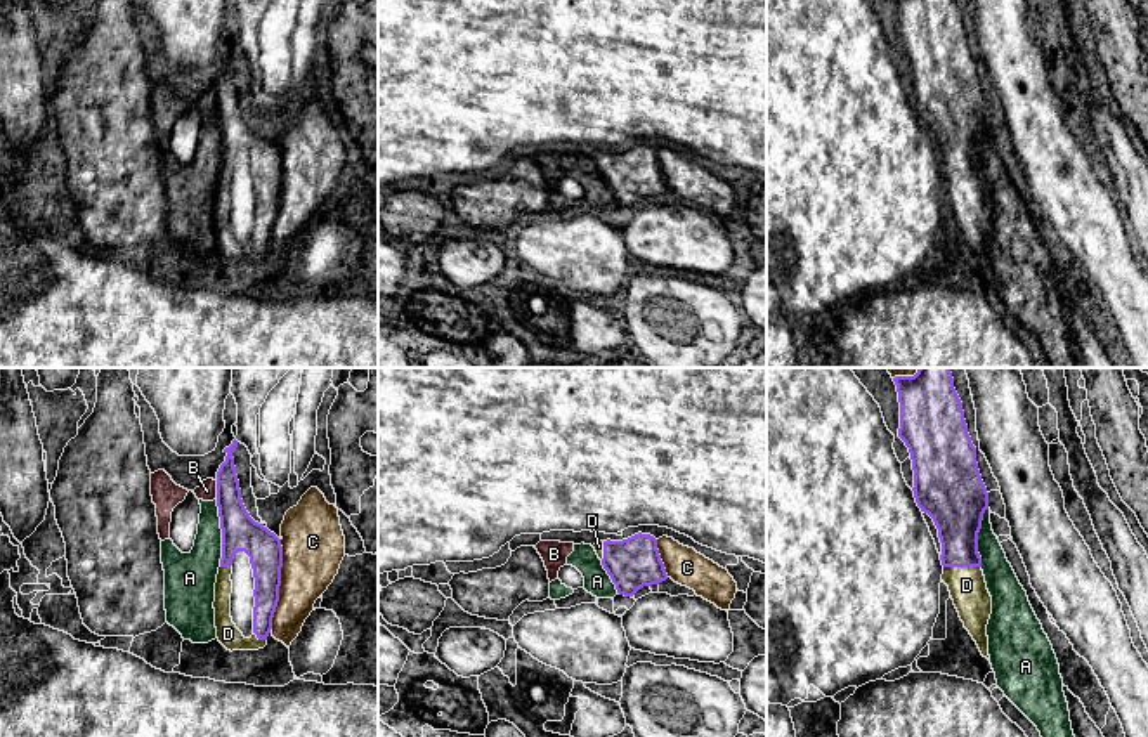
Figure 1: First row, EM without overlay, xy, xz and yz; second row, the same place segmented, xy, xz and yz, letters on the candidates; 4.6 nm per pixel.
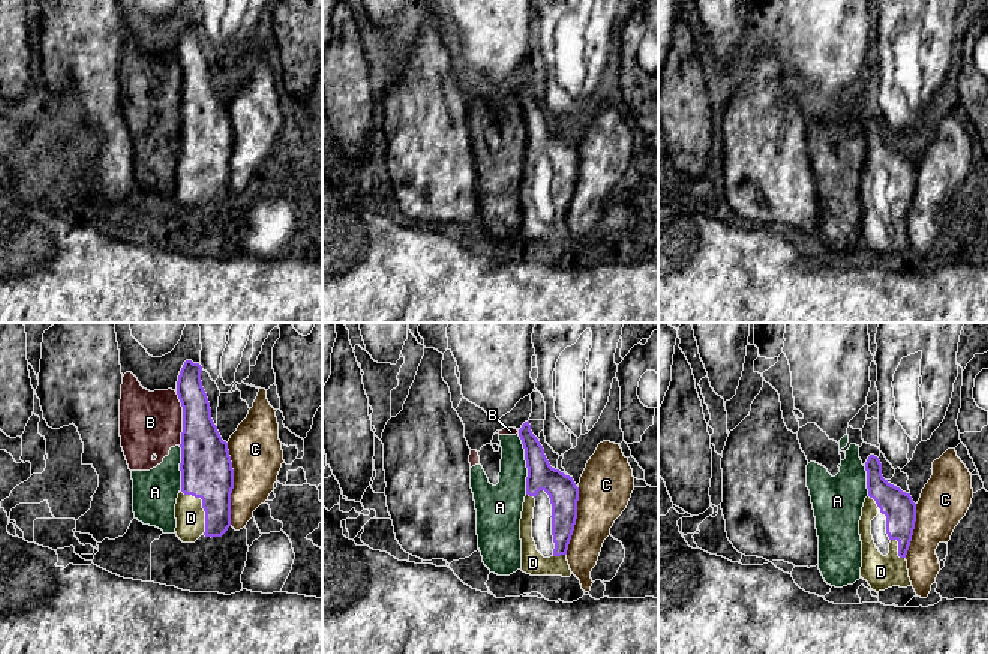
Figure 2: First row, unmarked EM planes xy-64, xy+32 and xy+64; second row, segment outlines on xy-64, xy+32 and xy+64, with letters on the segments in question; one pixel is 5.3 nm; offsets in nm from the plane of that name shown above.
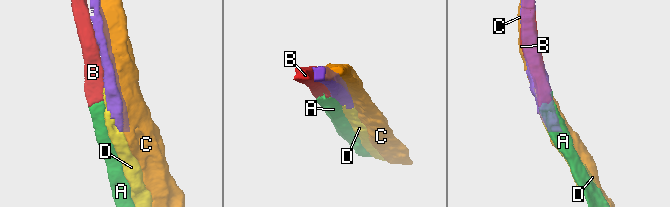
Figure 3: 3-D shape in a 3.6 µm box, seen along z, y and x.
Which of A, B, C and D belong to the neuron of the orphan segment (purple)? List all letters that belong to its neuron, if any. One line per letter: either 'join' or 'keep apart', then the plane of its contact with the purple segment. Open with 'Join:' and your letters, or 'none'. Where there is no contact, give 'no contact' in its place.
Join: D
A: keep apart; meets purple in xy
B: keep apart; meets purple in xy
C: keep apart; meets purple in xy
D: join; meets purple in yz

